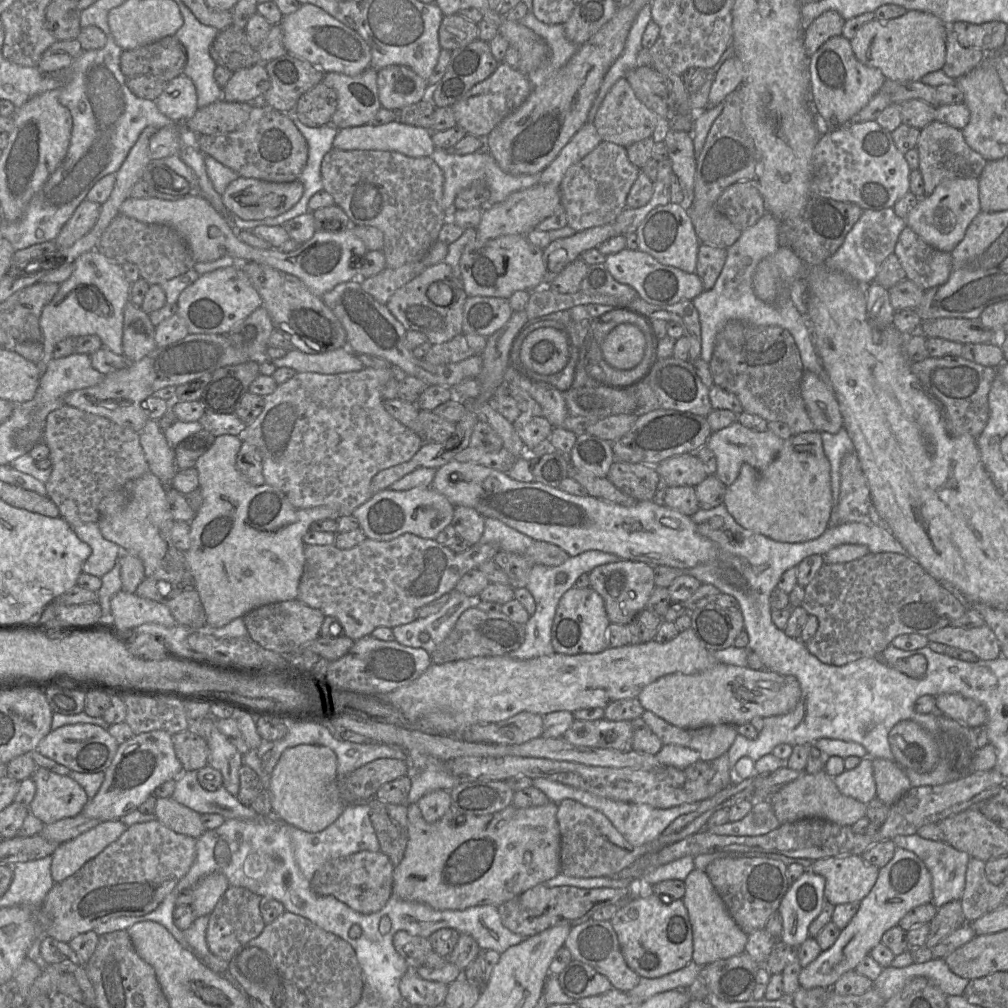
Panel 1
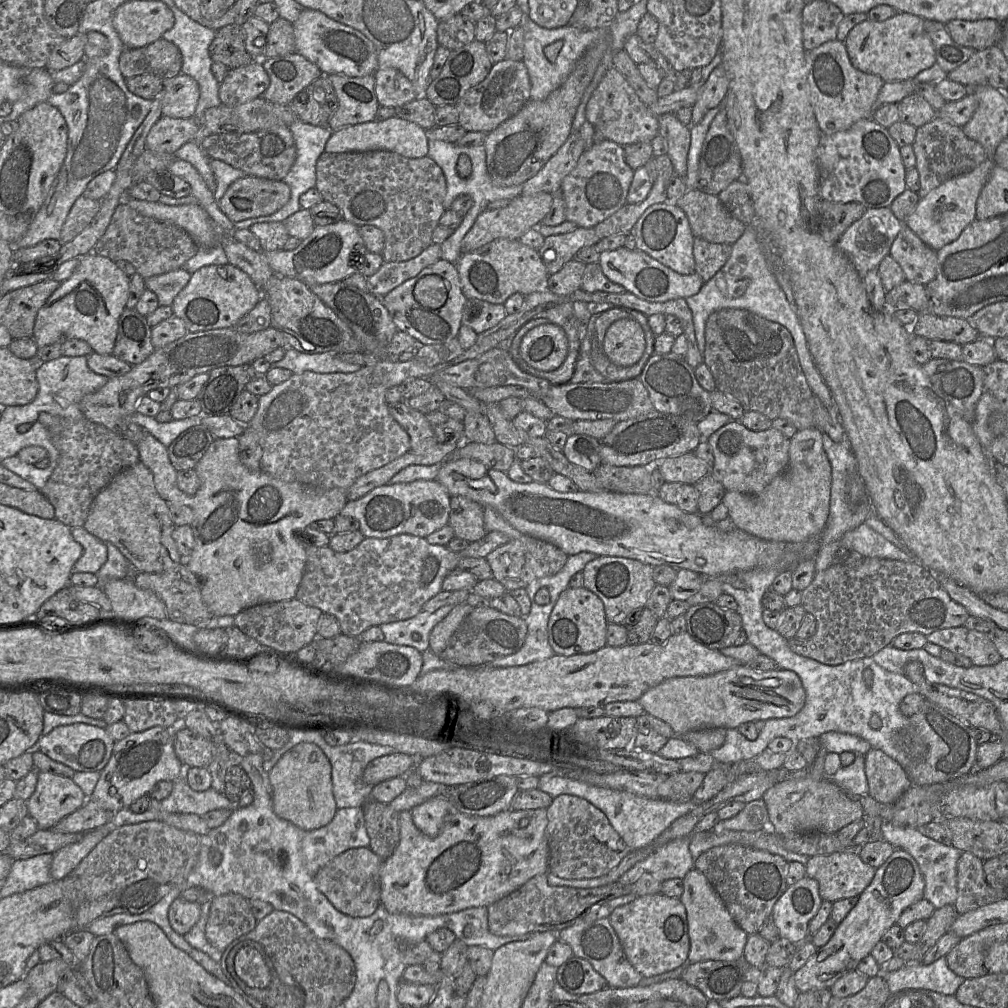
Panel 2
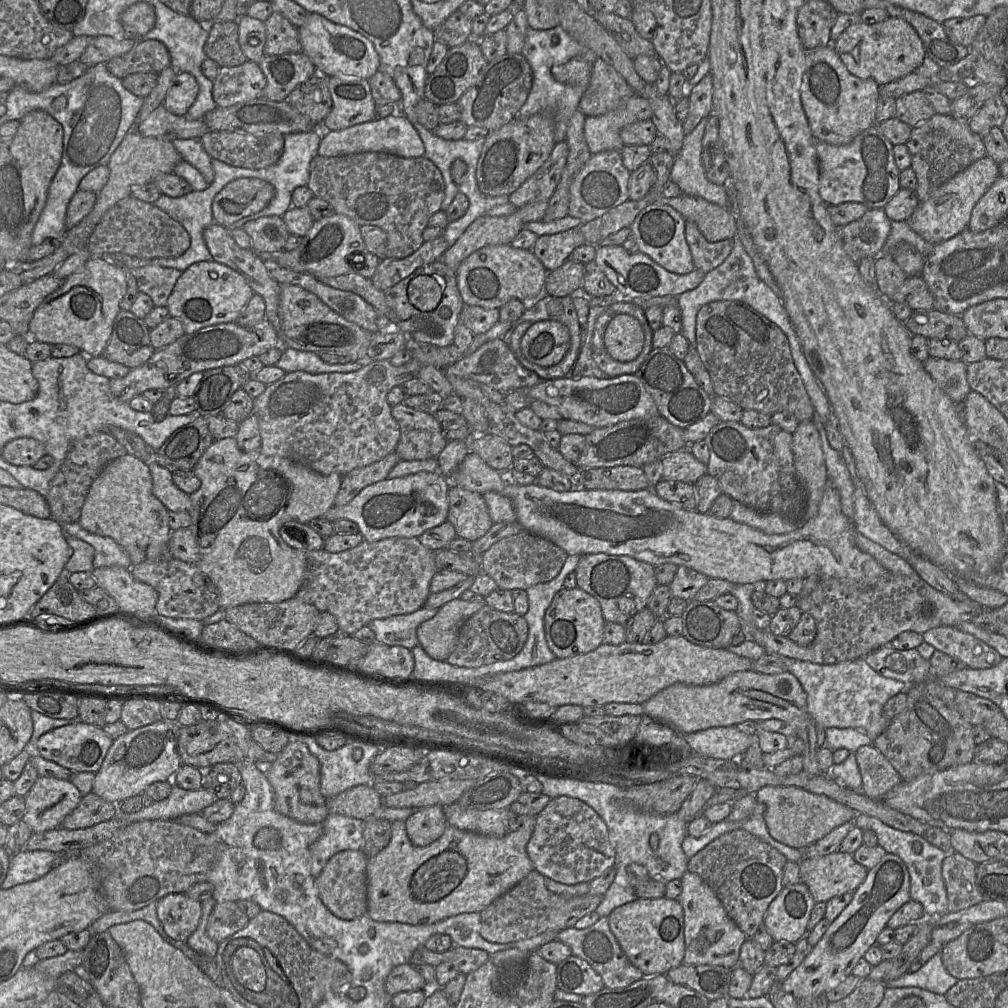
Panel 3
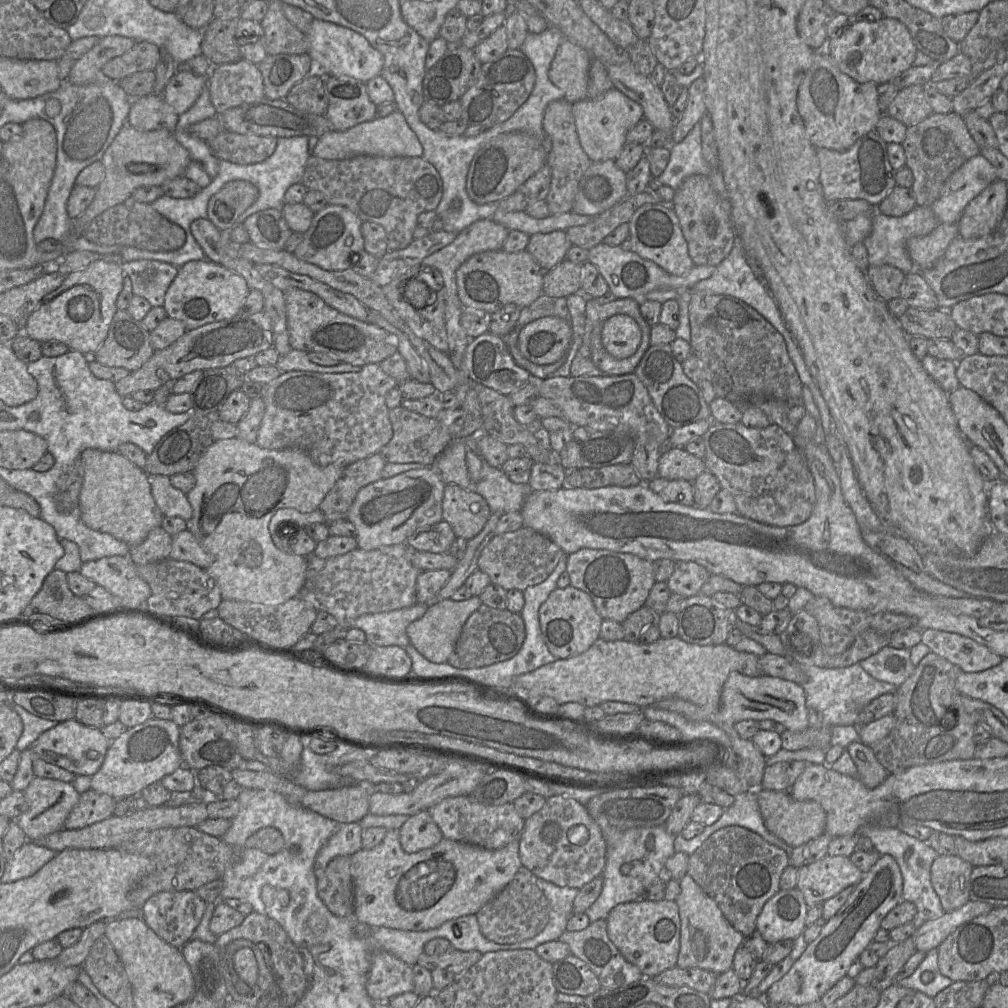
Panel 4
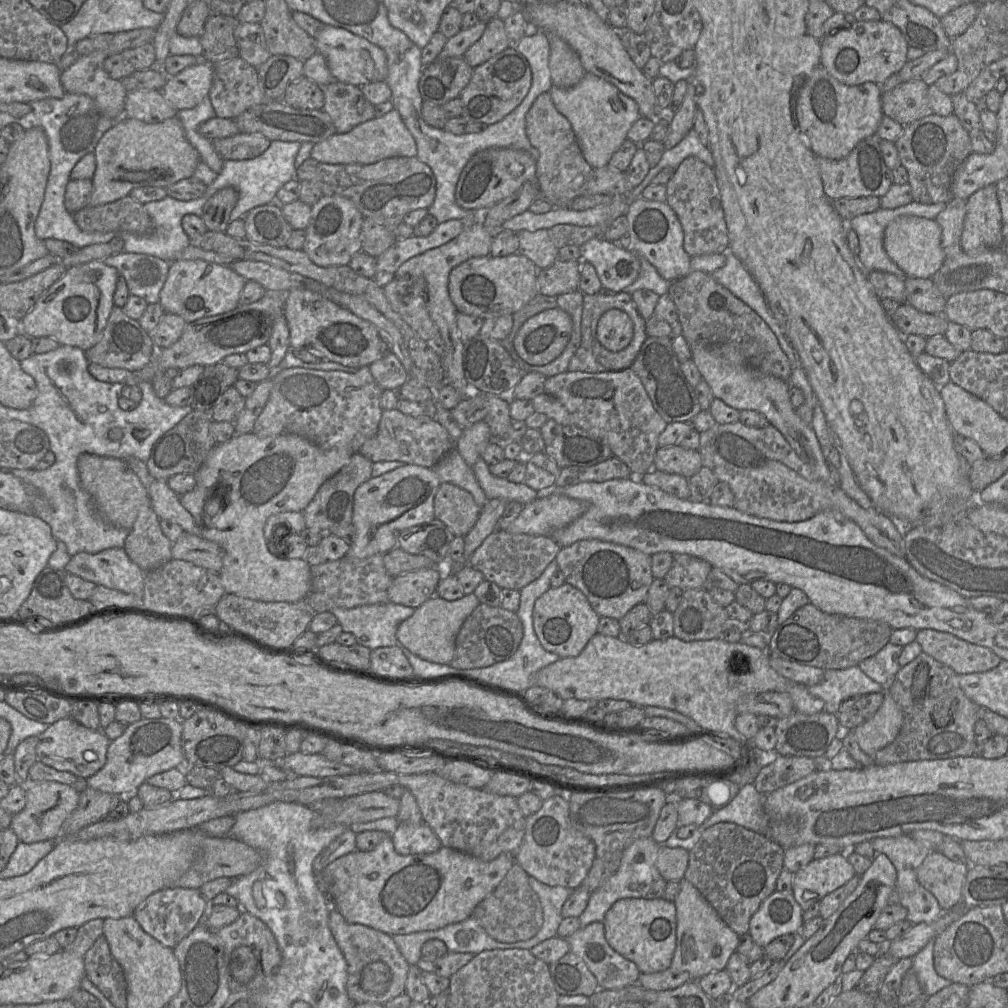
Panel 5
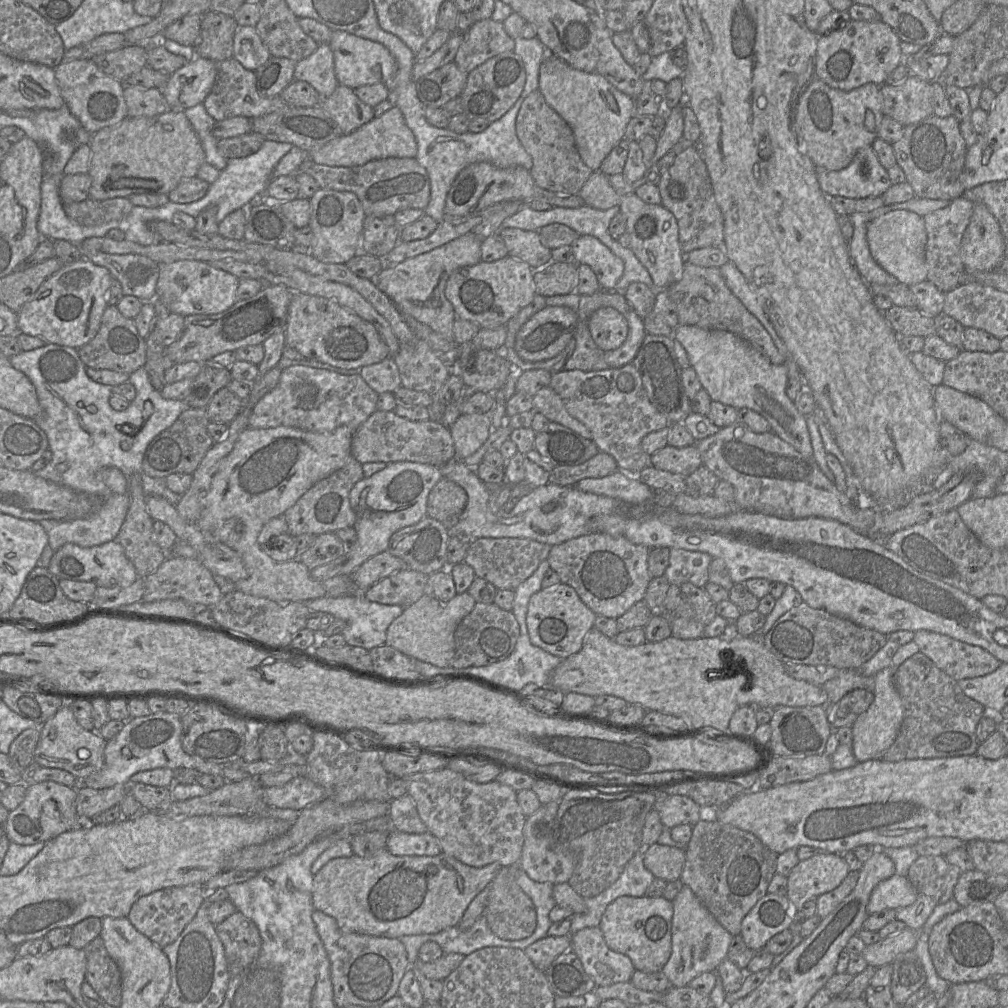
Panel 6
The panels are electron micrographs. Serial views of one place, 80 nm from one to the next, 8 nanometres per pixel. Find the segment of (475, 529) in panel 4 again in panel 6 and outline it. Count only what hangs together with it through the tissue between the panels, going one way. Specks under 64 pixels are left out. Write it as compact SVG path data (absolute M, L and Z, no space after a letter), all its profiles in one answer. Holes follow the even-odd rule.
M442 478L428 495L427 516L440 521L449 530L458 521L467 500L467 494L461 486Z

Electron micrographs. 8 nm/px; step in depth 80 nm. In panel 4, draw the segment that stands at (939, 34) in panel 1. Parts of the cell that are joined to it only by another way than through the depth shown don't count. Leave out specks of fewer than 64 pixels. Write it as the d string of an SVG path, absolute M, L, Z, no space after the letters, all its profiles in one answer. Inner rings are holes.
M883 17L874 22L857 21L839 37L828 39L825 51L838 69L855 81L880 85L909 69L914 64L918 50L902 22Z

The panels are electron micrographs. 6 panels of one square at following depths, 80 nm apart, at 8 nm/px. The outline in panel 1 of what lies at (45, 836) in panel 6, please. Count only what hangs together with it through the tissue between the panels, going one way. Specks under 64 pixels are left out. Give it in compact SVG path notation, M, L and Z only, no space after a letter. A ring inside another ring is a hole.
M37 767L31 777L36 792L29 812L45 825L78 815L90 800L85 790L69 775Z

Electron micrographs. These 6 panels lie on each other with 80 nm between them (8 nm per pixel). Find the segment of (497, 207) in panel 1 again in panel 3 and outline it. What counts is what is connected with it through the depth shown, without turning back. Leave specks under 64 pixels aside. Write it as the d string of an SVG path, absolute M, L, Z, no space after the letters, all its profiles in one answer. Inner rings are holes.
M548 201L533 202L521 208L517 208L516 211L510 215L484 215L476 218L458 240L444 252L440 260L456 272L460 263L473 252L485 246L510 244L524 228L526 223L543 220L548 205Z

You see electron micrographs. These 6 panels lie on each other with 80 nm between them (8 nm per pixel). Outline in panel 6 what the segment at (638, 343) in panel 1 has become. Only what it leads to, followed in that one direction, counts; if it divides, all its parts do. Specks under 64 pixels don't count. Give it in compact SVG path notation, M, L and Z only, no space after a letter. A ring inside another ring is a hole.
M602 307L593 312L588 326L594 342L603 351L617 349L628 335L626 318L612 307Z

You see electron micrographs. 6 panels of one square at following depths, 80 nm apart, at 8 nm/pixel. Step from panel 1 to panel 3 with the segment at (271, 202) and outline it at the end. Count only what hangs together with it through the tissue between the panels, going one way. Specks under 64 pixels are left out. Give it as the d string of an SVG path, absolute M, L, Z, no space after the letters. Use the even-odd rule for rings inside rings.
M238 178L226 184L212 201L212 216L214 223L229 227L239 219L264 209L275 195L272 184L259 178Z

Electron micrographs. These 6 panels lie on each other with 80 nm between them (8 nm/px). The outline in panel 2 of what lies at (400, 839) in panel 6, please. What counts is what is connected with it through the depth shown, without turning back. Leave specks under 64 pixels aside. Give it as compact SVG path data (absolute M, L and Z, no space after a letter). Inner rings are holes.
M437 795L415 806L410 812L416 828L424 835L435 838L450 811L451 804L447 797Z

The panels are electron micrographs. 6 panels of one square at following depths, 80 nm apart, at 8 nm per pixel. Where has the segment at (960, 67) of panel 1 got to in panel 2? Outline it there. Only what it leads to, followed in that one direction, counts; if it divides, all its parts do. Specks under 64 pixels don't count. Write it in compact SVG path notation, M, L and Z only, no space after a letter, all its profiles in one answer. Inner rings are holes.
M925 19L924 30L933 44L936 63L946 73L966 62L977 51L956 43L941 22Z

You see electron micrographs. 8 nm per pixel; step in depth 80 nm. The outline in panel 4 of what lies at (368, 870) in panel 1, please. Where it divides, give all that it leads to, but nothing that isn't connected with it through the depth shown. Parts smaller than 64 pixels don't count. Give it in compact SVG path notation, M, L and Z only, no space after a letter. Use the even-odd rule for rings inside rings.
M337 856L318 875L317 891L329 910L340 917L353 917L354 884L350 856Z

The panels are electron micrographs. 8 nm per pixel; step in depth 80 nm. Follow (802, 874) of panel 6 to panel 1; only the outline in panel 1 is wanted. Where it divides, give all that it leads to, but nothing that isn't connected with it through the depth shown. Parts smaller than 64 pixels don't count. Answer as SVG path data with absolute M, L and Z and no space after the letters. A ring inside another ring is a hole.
M845 855L814 860L809 870L825 878L825 900L837 905L860 902L873 888L879 868L866 862L860 855Z

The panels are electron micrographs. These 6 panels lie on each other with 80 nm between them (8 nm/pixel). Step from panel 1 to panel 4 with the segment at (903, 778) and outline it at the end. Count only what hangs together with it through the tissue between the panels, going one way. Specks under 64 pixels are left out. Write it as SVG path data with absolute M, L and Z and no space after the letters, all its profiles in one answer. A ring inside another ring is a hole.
M856 741L849 744L846 750L857 766L858 778L866 787L877 787L890 775L870 746Z

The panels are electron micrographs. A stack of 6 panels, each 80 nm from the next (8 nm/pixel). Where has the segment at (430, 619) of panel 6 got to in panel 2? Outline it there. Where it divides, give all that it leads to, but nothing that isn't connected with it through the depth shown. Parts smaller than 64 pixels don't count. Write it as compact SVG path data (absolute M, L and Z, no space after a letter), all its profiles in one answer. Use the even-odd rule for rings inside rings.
M467 603L456 604L449 614L435 625L429 635L429 649L435 655L440 656L442 654L453 633L474 609Z

